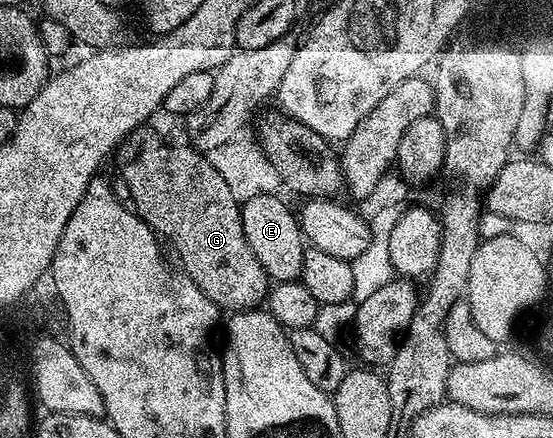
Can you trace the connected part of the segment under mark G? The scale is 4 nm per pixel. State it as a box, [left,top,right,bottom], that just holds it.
[122,130,269,314]

